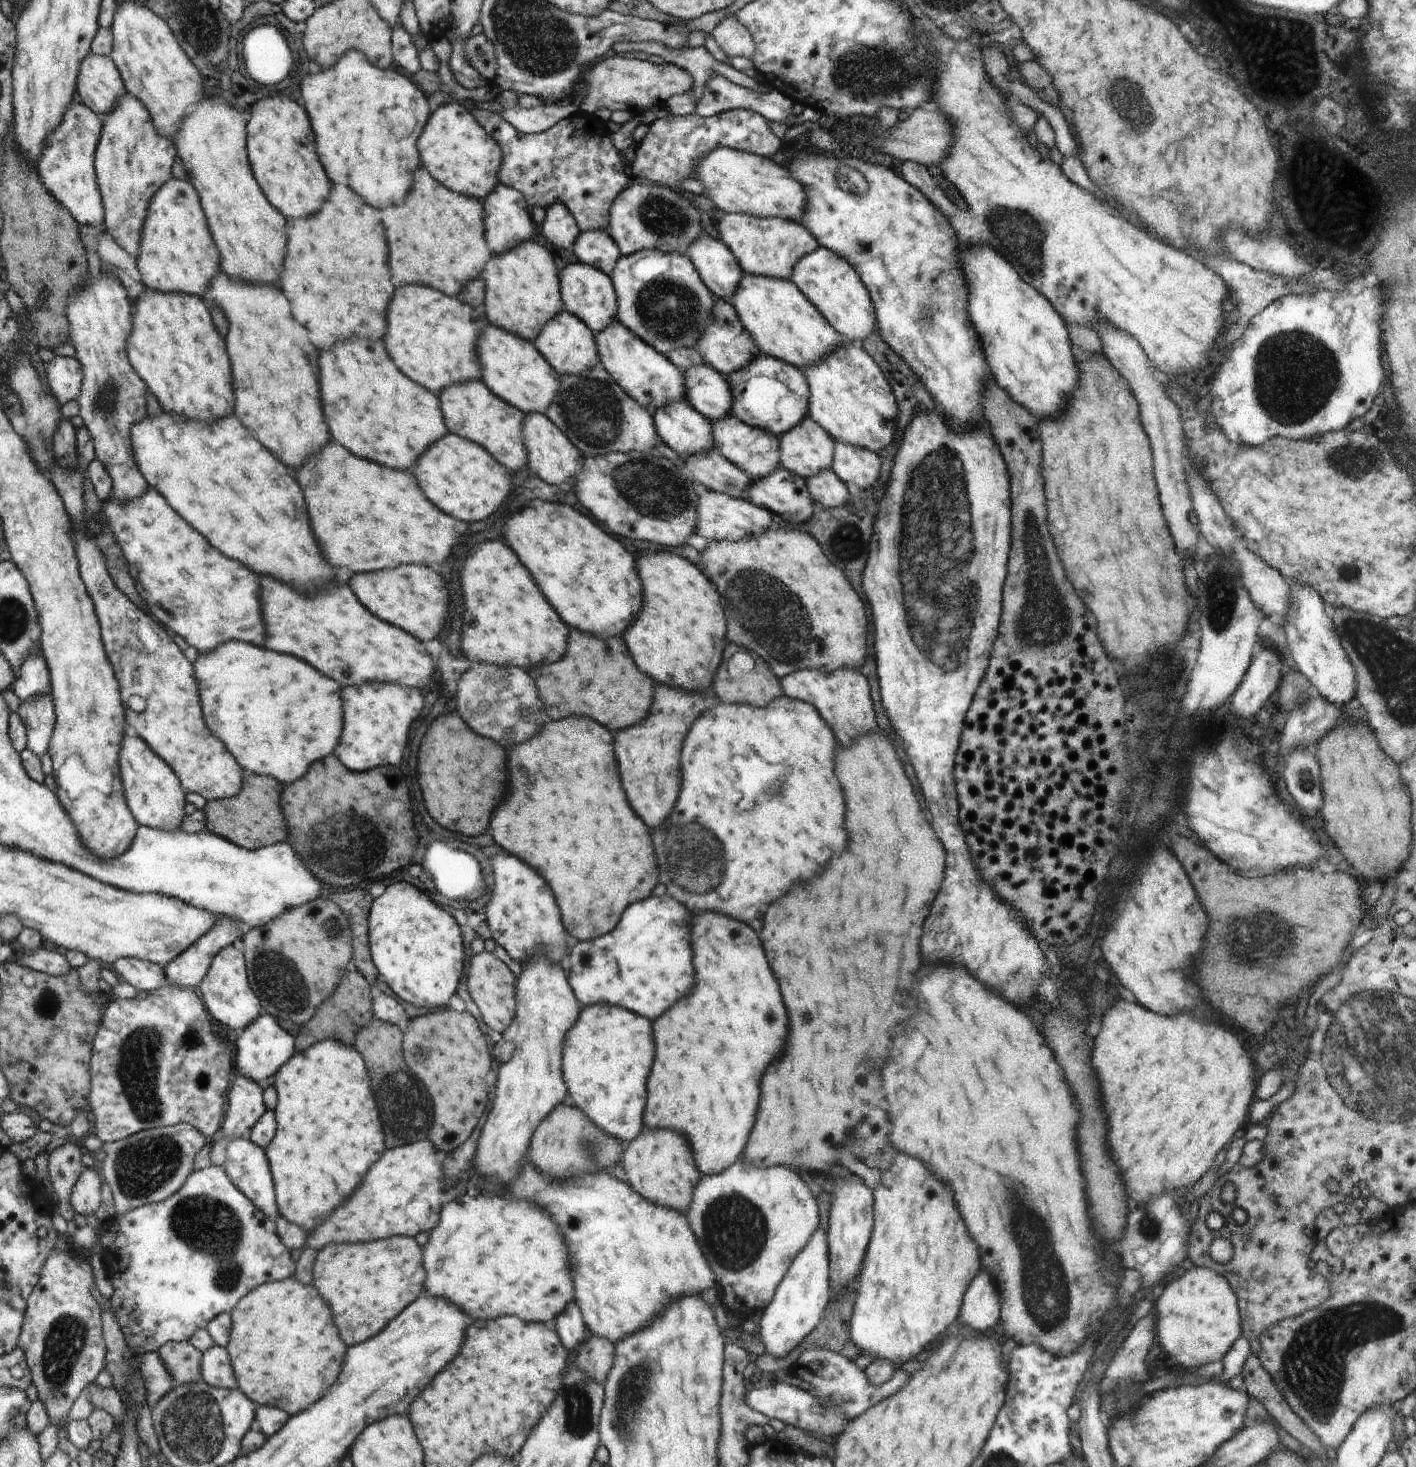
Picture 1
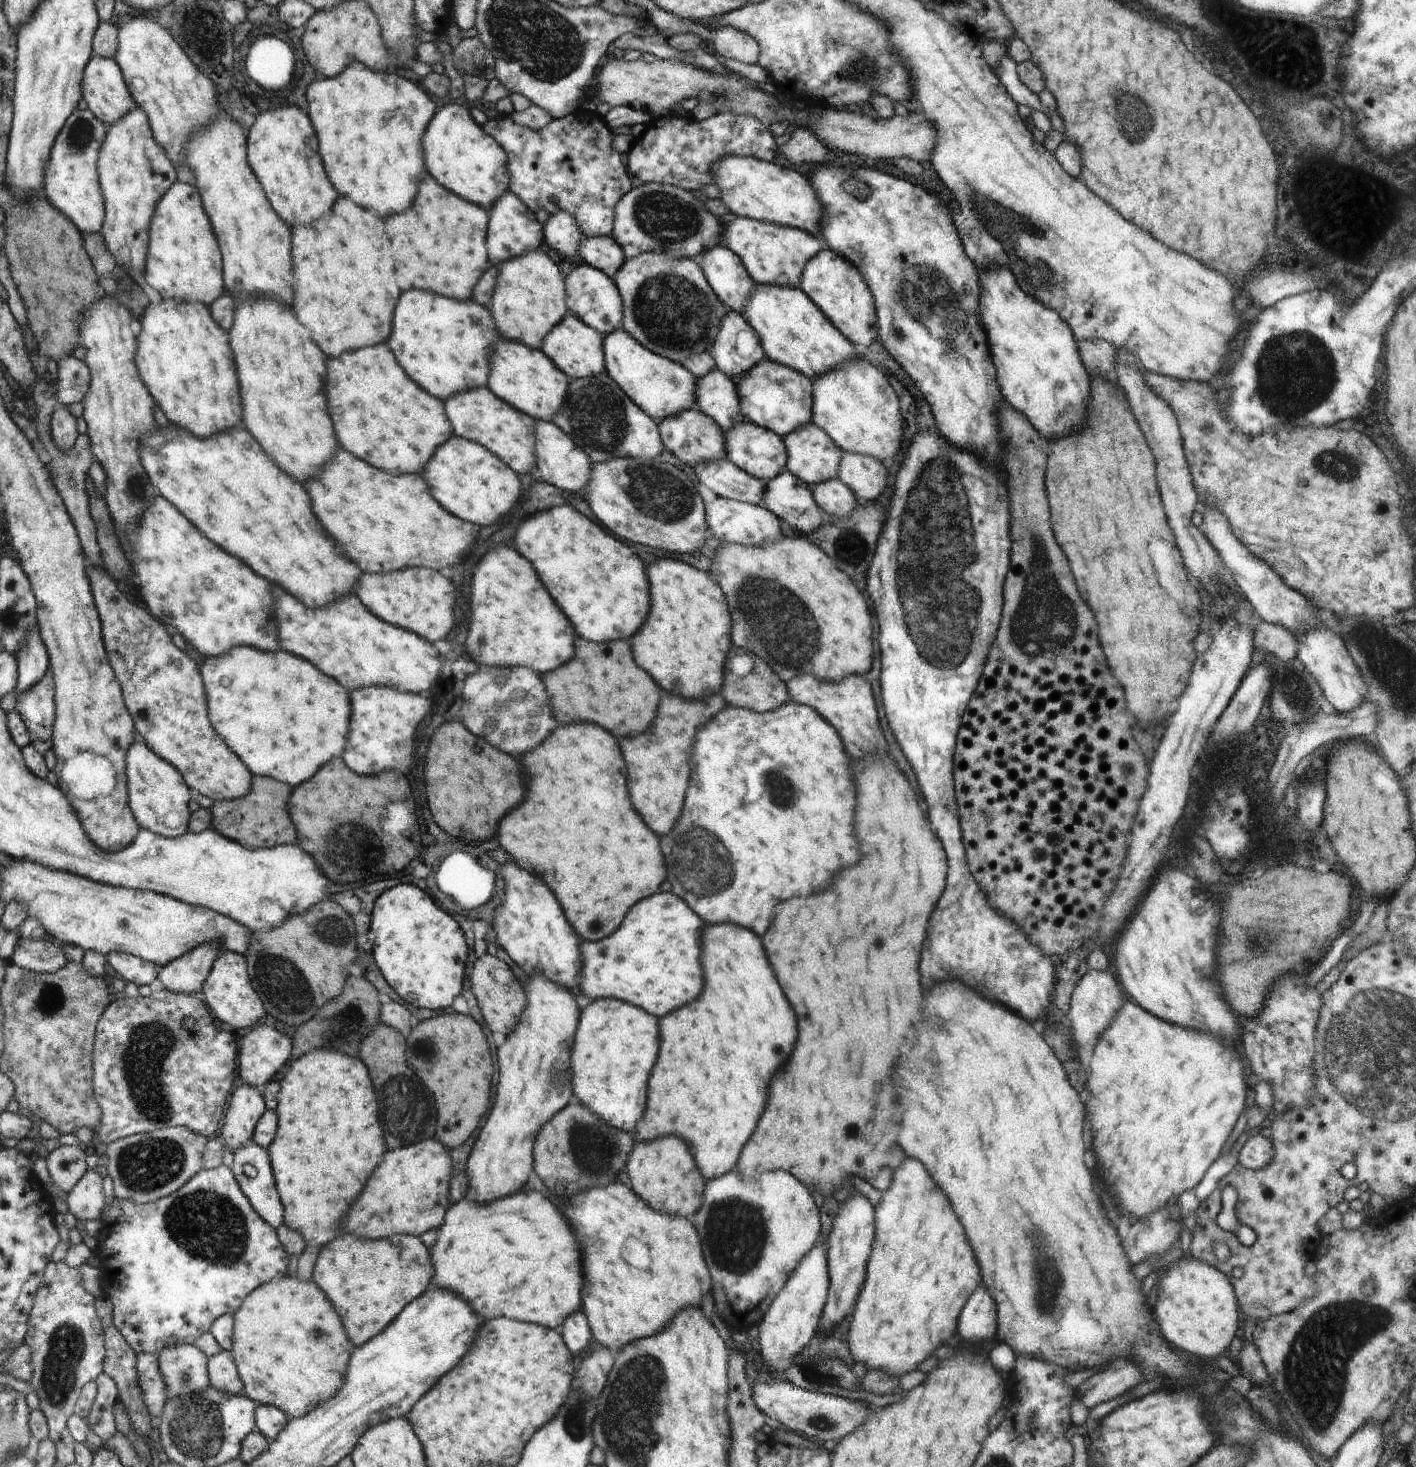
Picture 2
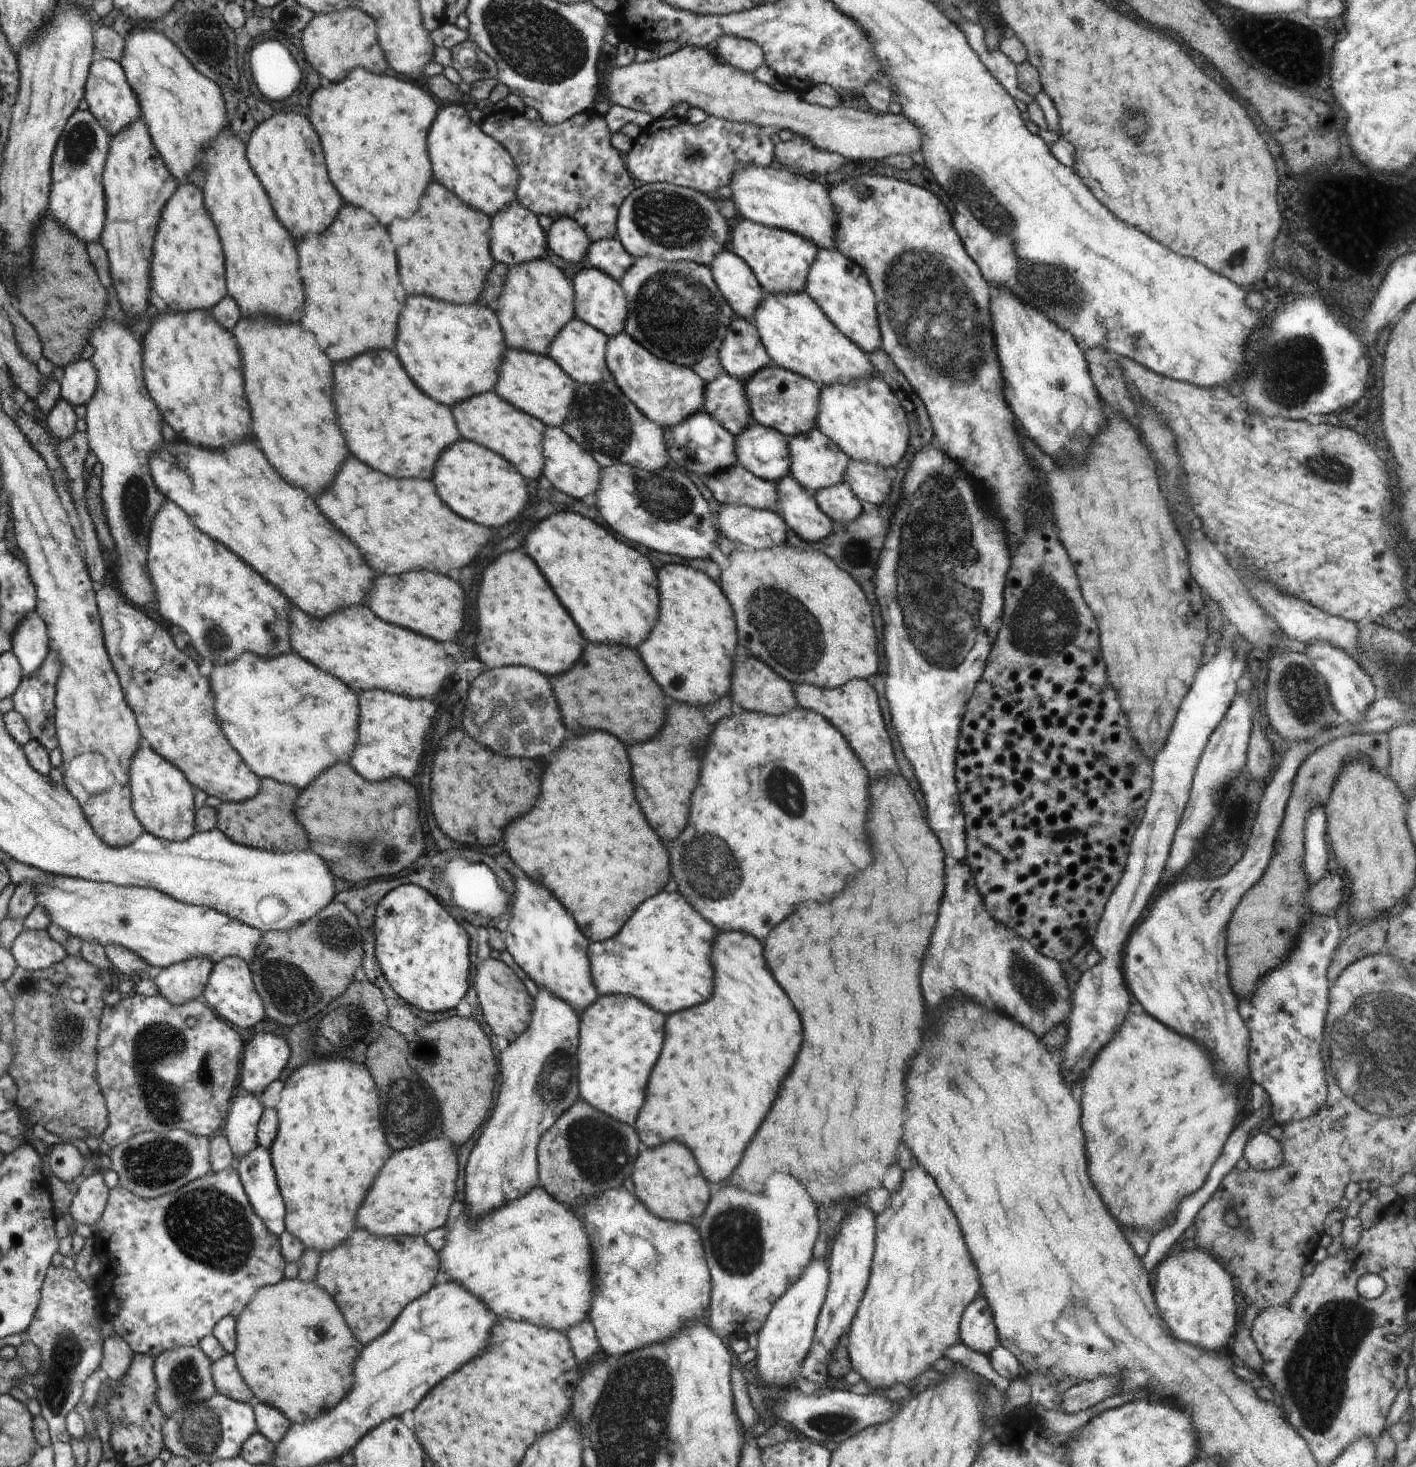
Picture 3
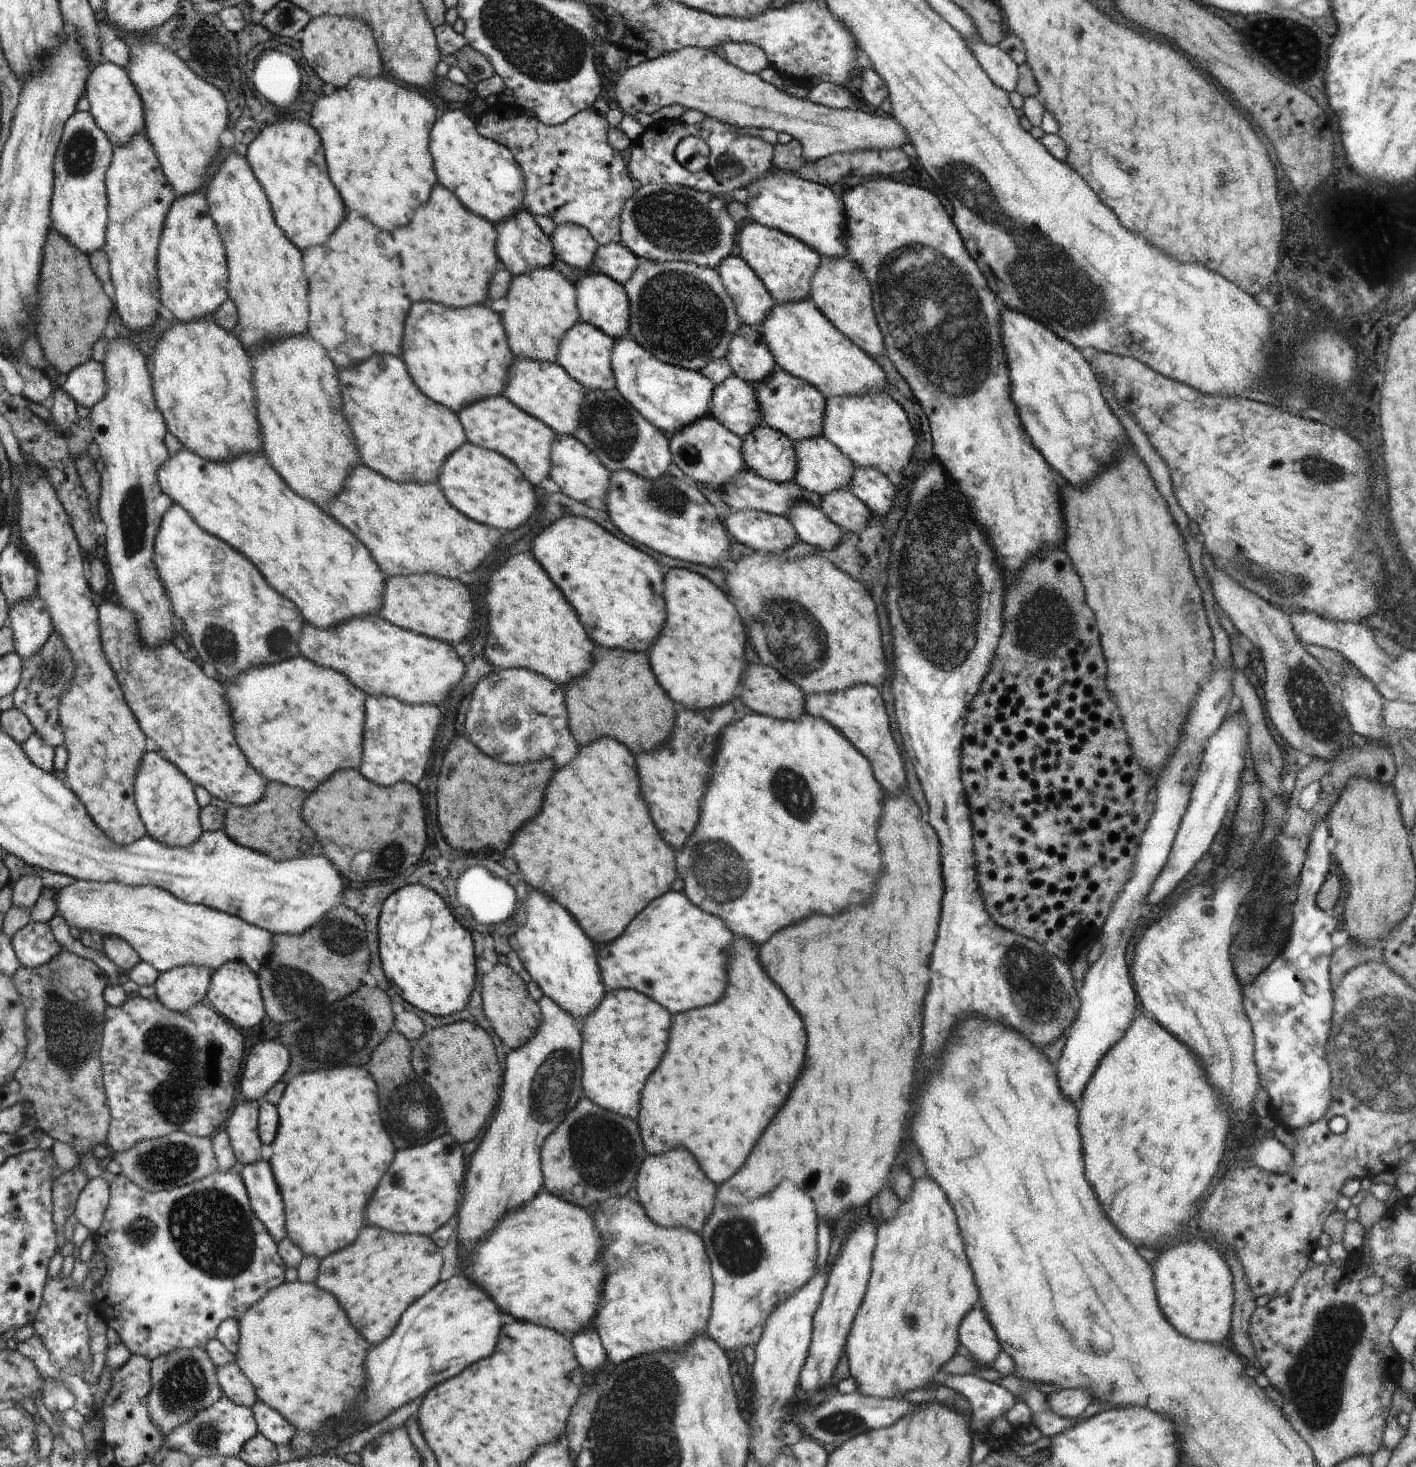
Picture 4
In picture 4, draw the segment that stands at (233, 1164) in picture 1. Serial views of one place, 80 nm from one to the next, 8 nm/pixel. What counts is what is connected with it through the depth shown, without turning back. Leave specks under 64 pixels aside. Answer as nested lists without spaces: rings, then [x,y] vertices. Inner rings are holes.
[[[270,1160],[244,1164],[240,1175],[246,1183],[255,1216],[263,1222],[278,1244],[287,1239],[286,1204],[282,1204],[282,1192],[275,1180]]]

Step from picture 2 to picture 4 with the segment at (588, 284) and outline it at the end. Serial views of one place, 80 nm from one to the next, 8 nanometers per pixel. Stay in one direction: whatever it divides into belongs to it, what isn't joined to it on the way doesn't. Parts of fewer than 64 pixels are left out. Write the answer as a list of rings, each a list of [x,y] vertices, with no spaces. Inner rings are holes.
[[[601,273],[588,274],[579,278],[576,289],[579,290],[579,310],[584,323],[594,325],[616,341],[628,337],[631,325],[631,302],[626,290],[618,281]]]

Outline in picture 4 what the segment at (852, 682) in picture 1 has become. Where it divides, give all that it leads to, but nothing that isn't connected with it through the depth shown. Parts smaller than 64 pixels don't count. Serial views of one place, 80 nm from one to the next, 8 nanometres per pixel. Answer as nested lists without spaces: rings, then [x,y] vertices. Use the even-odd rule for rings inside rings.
[[[856,684],[844,692],[826,692],[818,694],[805,694],[804,708],[812,716],[827,720],[842,736],[845,736],[861,752],[870,764],[872,770],[876,772],[876,780],[896,796],[902,786],[908,786],[906,774],[904,774],[904,764],[902,756],[898,752],[898,746],[893,739],[890,724],[888,724],[888,709],[884,706],[884,701],[878,689],[868,684]]]

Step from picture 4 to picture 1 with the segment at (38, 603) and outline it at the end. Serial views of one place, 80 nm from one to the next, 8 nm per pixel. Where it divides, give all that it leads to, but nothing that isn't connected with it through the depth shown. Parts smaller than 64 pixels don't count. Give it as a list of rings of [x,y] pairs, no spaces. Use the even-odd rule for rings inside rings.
[[[41,650],[24,659],[11,689],[21,702],[50,691],[49,670]]]

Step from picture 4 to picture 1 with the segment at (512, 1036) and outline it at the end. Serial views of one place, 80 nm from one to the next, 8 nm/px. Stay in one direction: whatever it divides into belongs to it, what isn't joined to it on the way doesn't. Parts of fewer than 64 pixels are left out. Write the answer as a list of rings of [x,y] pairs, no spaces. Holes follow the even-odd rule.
[[[489,951],[476,954],[472,958],[468,973],[468,990],[472,1000],[480,1009],[484,1022],[488,1028],[501,1034],[511,1026],[515,1020],[517,1006],[517,984],[515,973],[508,970],[508,964]]]

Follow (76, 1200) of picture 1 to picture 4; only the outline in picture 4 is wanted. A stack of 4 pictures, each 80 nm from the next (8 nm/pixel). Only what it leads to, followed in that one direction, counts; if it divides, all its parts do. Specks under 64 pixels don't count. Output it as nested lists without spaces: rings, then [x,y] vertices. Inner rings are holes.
[[[101,1177],[88,1180],[87,1187],[80,1192],[75,1205],[78,1222],[95,1235],[103,1223],[104,1212],[108,1208],[108,1182]]]

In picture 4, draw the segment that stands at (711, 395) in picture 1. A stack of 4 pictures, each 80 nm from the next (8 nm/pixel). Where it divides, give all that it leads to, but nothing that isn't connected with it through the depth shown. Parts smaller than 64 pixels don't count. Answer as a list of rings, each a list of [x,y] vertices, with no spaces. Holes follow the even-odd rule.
[[[730,375],[714,386],[710,416],[730,432],[744,438],[753,428],[763,424],[755,385]]]

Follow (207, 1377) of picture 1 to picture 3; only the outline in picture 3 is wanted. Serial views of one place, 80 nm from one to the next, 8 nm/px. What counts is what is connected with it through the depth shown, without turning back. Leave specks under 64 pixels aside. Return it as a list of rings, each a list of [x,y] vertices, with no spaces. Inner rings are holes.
[[[227,1353],[212,1364],[212,1374],[218,1394],[231,1397],[241,1403],[252,1404],[255,1401],[252,1388],[243,1379],[233,1353]]]

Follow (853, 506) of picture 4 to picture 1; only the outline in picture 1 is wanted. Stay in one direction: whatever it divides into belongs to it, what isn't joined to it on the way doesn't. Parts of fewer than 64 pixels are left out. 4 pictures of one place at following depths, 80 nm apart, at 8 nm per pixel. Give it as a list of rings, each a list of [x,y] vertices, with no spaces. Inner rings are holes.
[[[832,470],[807,478],[806,482],[811,499],[817,507],[835,509],[848,500],[846,483]]]

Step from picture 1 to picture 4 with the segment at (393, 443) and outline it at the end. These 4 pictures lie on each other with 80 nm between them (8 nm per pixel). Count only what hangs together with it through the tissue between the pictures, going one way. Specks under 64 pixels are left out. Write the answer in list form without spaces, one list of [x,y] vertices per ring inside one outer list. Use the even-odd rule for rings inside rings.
[[[372,356],[356,368],[340,370],[340,384],[344,384],[344,412],[352,422],[352,432],[356,432],[356,444],[364,464],[376,468],[382,476],[396,482],[438,482],[442,464],[446,458],[467,442],[467,433],[460,424],[458,414],[432,402],[410,378],[404,362],[396,356]]]

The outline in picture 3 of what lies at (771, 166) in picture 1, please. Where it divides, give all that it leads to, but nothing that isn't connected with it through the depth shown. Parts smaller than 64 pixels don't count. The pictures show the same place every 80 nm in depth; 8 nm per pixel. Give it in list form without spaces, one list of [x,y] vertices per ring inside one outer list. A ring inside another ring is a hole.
[[[733,164],[735,172],[729,186],[733,192],[731,198],[740,216],[764,226],[793,232],[811,240],[819,249],[836,249],[837,216],[828,186],[792,174],[788,169]]]

